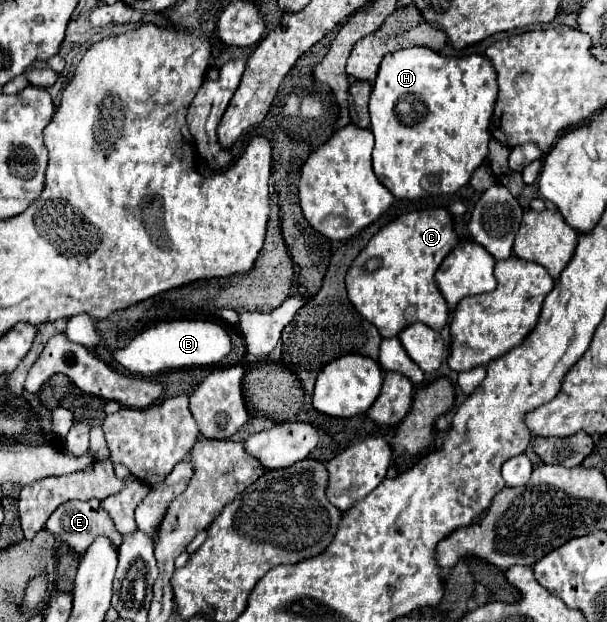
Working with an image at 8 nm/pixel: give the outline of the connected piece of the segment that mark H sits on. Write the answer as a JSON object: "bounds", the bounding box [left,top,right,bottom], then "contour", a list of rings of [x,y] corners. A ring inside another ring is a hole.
{"bounds":[369,47,495,199],"contour":[[[409,47],[385,55],[369,99],[371,133],[375,135],[373,173],[393,195],[397,195],[397,199],[423,199],[417,195],[435,197],[459,191],[487,159],[495,101],[495,69],[485,57],[443,57],[425,47]]]}

